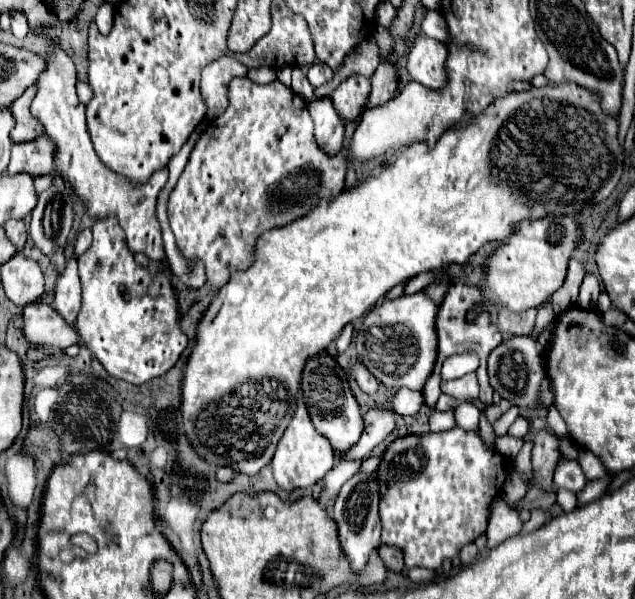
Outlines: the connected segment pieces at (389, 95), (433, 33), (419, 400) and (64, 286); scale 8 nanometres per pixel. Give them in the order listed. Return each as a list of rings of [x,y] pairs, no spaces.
[[[386,58],[380,60],[380,66],[376,68],[372,76],[372,94],[370,94],[370,108],[382,106],[388,100],[394,98],[400,86],[400,74],[398,66],[394,62],[386,62]]]
[[[424,10],[424,22],[422,22],[422,32],[430,38],[436,38],[444,44],[450,40],[450,32],[446,30],[446,20],[440,12],[434,10]]]
[[[408,388],[398,390],[392,403],[394,411],[401,416],[416,416],[424,404],[426,400],[422,398],[422,392],[408,390]]]
[[[70,258],[66,264],[66,270],[56,278],[54,284],[54,308],[60,312],[60,316],[68,322],[74,324],[76,316],[80,312],[80,278],[78,278],[78,266],[76,260]]]

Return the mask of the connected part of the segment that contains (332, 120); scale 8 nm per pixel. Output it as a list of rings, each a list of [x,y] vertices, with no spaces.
[[[328,98],[312,102],[310,114],[314,120],[314,140],[318,148],[322,148],[328,156],[338,154],[344,140],[344,120],[338,116],[332,102]]]

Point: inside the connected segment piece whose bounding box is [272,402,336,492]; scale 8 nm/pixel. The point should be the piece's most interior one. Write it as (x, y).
(303, 457)

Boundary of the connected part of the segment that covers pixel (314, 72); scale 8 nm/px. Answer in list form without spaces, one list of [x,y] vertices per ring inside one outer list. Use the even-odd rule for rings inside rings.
[[[316,62],[316,64],[310,66],[310,70],[308,70],[308,82],[310,82],[312,86],[320,86],[320,84],[324,84],[324,82],[328,82],[328,80],[332,80],[332,70],[330,70],[330,66],[326,66],[326,64],[322,64],[322,62]]]

